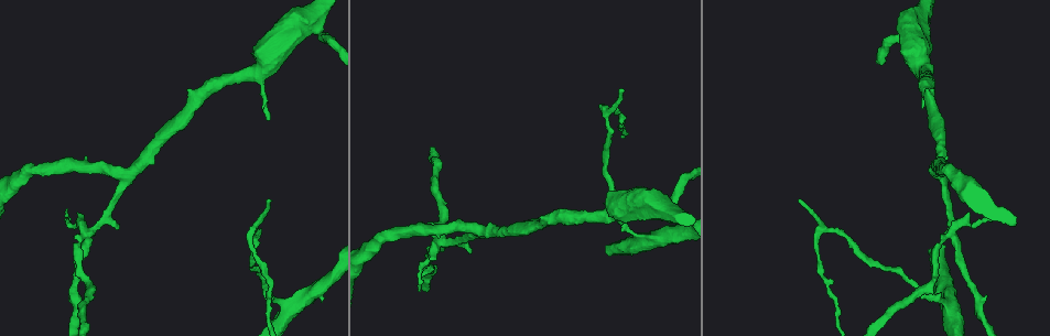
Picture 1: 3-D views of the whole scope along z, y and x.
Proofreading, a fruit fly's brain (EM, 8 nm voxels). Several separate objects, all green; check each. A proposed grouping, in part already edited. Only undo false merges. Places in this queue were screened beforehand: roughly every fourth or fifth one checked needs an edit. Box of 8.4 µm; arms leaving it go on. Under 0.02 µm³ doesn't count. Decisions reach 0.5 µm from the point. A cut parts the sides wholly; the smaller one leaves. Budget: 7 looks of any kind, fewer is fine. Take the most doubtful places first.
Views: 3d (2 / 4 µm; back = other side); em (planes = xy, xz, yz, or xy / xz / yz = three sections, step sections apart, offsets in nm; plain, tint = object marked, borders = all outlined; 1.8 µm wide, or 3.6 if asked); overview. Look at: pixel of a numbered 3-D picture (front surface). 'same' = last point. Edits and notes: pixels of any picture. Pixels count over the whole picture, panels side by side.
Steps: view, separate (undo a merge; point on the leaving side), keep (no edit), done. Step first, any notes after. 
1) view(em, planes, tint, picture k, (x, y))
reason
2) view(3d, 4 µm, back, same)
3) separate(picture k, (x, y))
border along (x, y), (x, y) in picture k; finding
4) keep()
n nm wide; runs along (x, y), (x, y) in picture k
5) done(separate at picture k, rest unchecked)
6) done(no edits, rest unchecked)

view(em, planes, tint, picture 1, (607, 112))
sharp bend

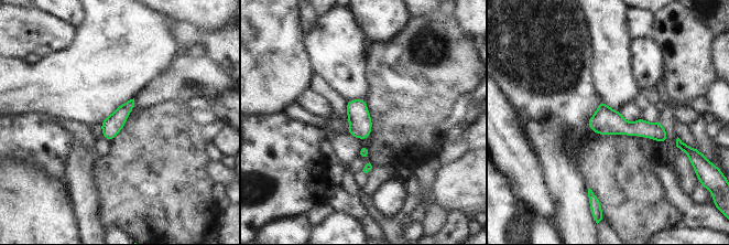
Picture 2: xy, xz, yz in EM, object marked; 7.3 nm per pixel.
keep()
140 nm wide; runs along (590, 123), (655, 130), (664, 139) in picture 2; one cell here

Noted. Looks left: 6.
view(3d, 2 µm, picture 1, (441, 245))
two arms in line, one across

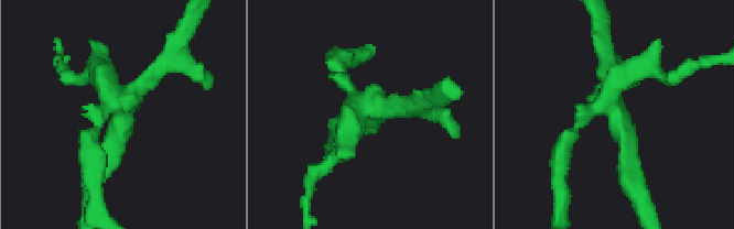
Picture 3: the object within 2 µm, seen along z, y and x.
view(em, planes, tint, picture 3, (370, 108))
shape alone is not enough

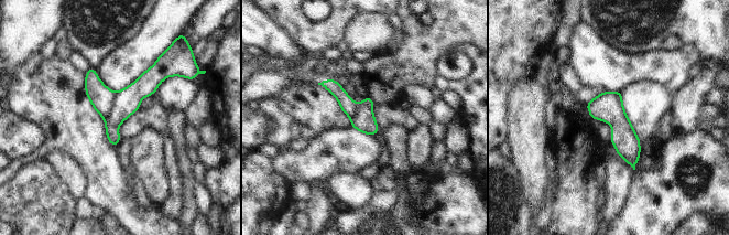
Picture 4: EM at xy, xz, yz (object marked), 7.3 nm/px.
separate(picture 4, (99, 95))
a second cell is stuck on

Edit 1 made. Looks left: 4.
view(overview)

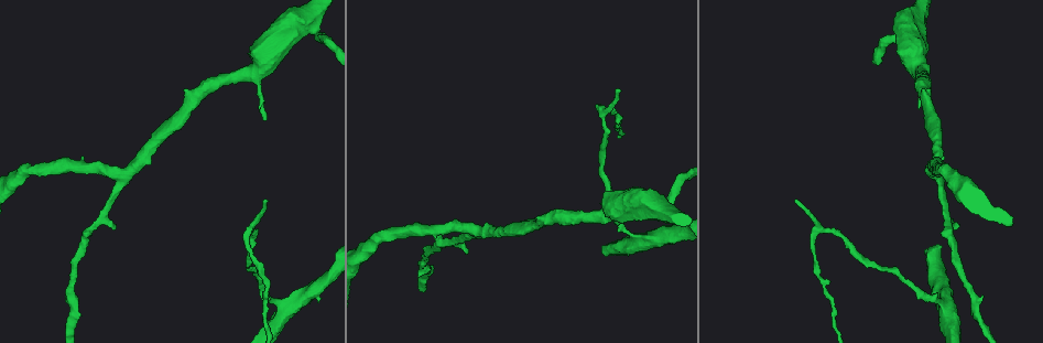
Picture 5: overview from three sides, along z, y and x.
view(3d, 4 µm, picture 5, (476, 233))

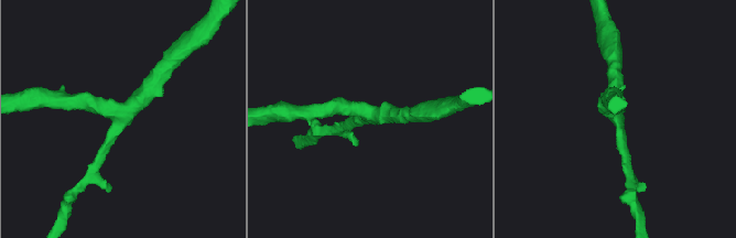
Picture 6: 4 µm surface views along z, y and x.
view(em, xz, step 4, tint, picture 6, (373, 112))
3 arms; need the tissue

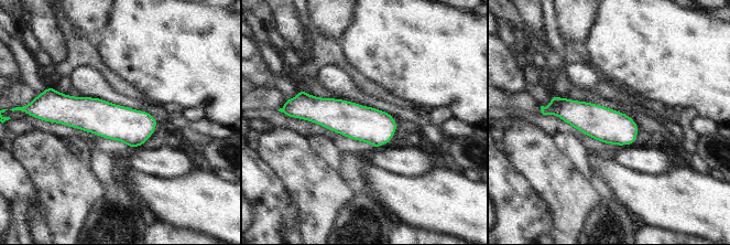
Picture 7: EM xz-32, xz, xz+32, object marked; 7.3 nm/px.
view(em, planes, borders, same)

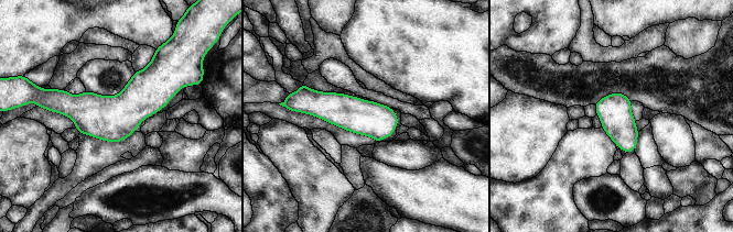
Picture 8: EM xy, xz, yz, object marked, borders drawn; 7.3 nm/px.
keep()
240 nm wide; runs along (178, 86), (130, 107), (54, 103) in picture 8; all the same cell

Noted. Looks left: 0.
done(separate at picture 4, rest unchecked)

